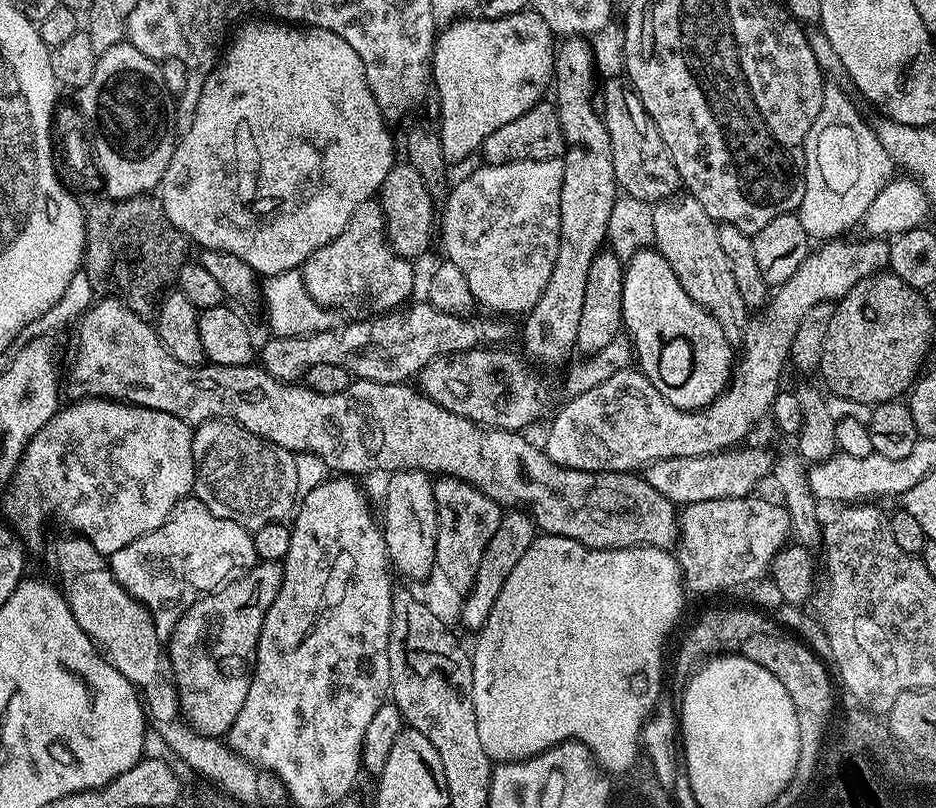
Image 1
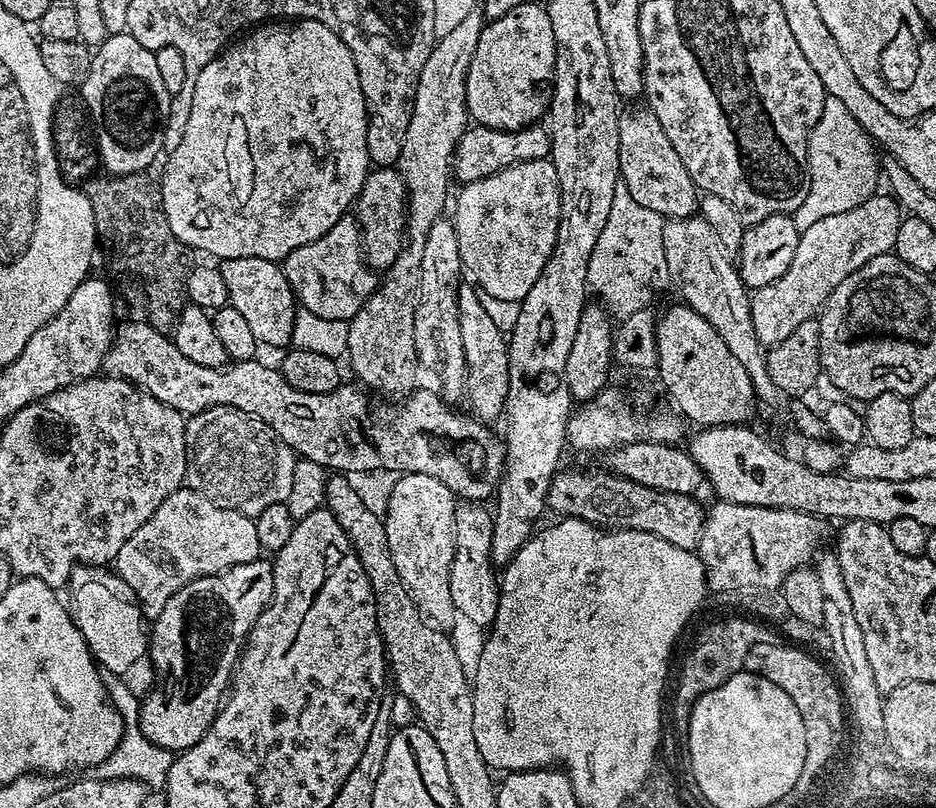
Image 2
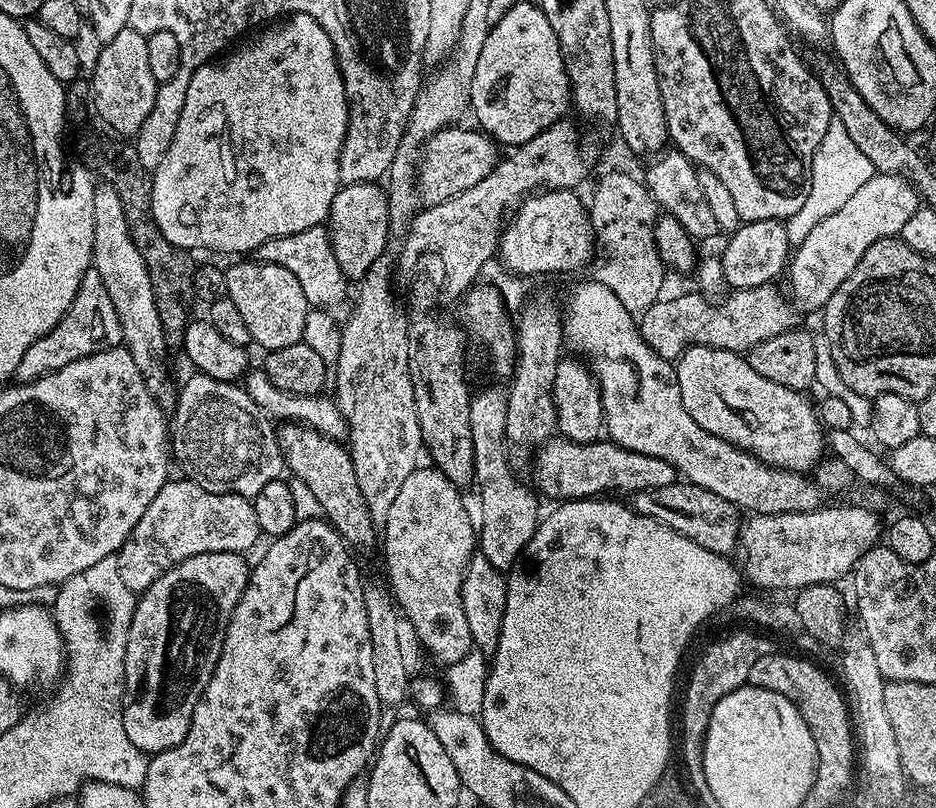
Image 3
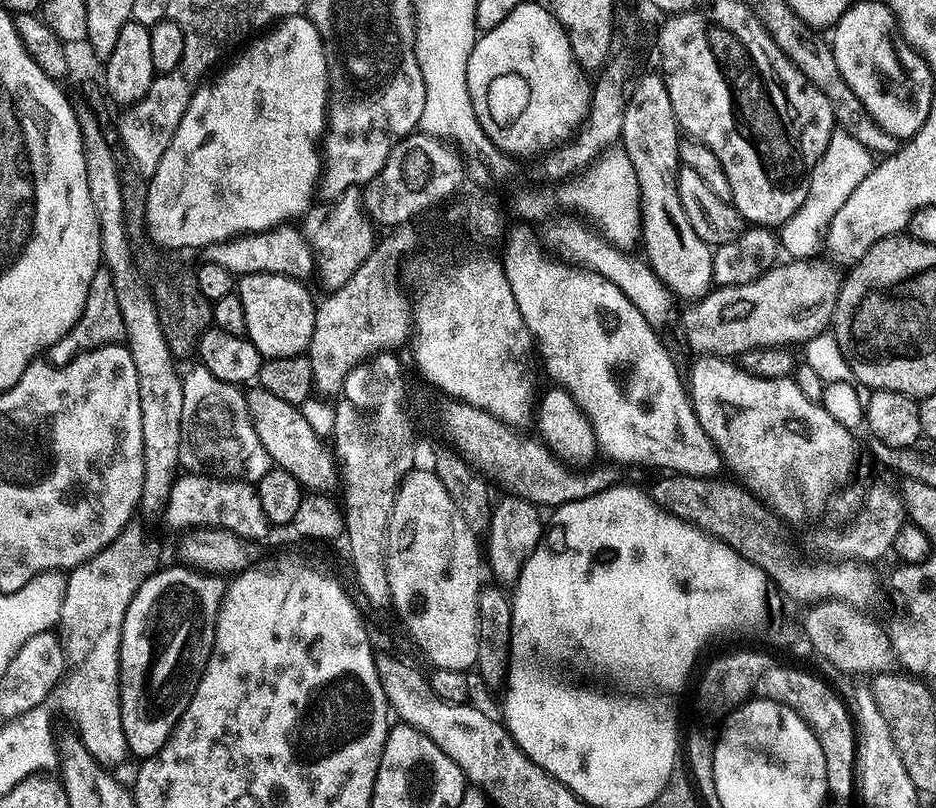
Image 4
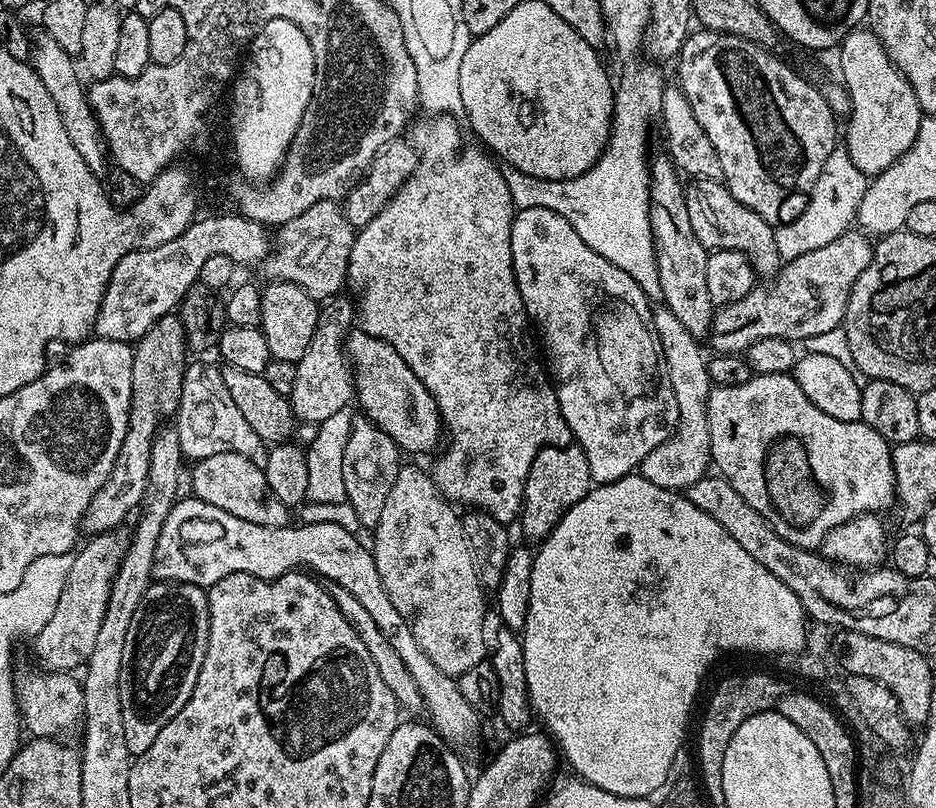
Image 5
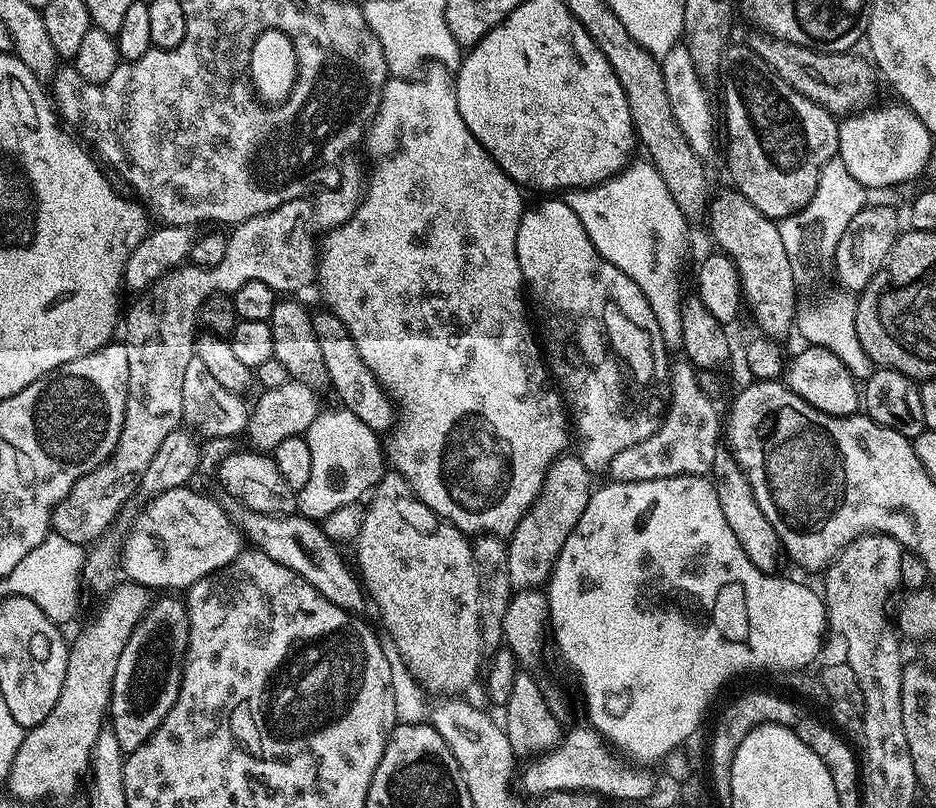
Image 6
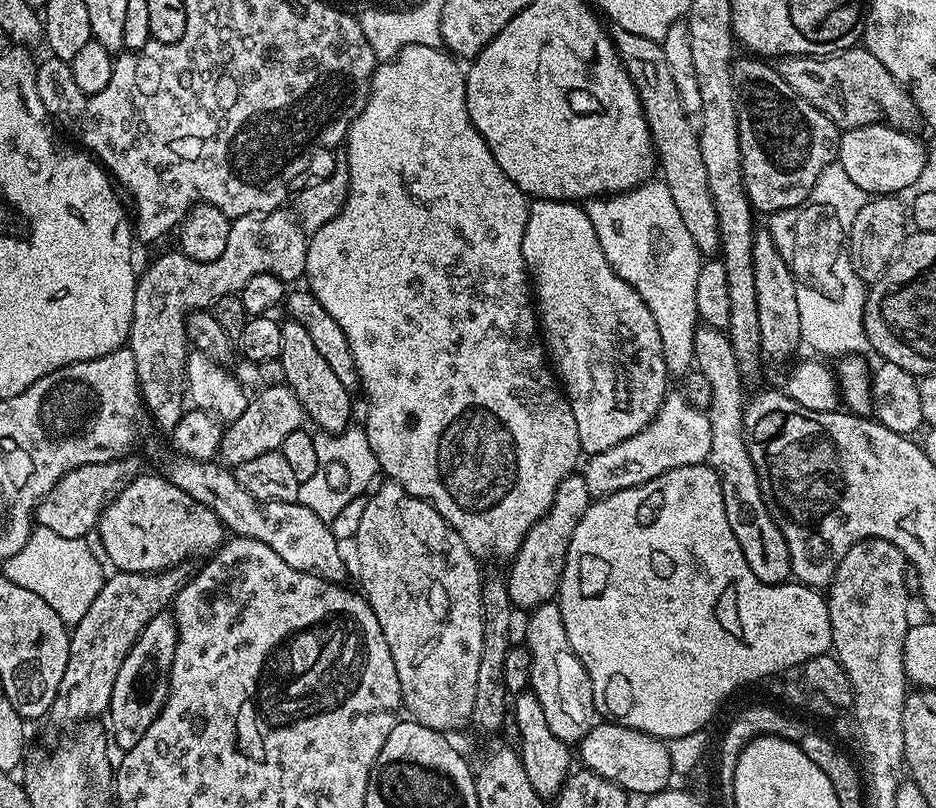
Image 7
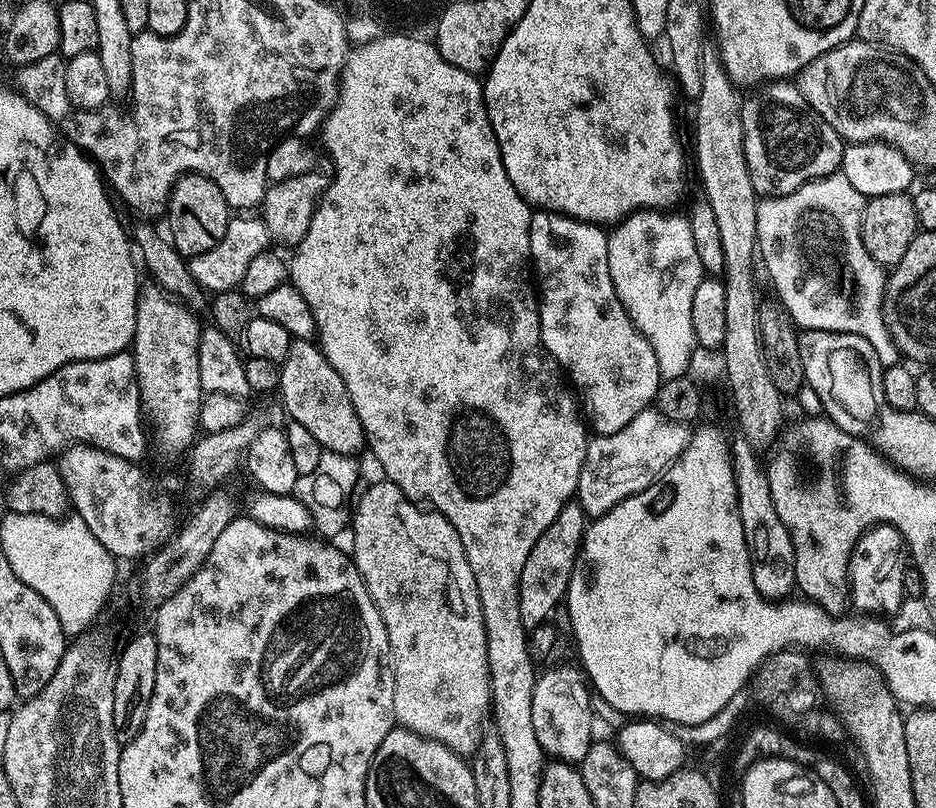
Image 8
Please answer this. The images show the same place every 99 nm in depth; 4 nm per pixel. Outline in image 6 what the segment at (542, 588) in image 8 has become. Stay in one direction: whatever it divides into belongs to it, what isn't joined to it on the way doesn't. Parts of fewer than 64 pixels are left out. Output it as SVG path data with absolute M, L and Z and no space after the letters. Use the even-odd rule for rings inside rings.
M568 455L557 456L549 465L538 498L526 510L522 522L518 522L512 535L507 537L513 589L540 588L549 579L562 546L566 546L566 538L570 538L570 530L578 526L582 510L586 510L586 502L590 502L594 491L593 473L580 461L579 455Z

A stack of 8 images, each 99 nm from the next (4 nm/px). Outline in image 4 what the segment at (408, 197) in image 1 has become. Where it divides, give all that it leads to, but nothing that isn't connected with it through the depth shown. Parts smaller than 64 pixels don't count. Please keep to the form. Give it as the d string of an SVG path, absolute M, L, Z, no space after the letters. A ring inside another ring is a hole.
M359 191L344 192L333 204L319 204L303 217L302 231L308 241L308 248L312 251L314 276L320 279L324 290L331 290L350 282L350 274L354 274L354 270L358 270L358 266L366 261L378 236L372 233L374 225L364 211Z

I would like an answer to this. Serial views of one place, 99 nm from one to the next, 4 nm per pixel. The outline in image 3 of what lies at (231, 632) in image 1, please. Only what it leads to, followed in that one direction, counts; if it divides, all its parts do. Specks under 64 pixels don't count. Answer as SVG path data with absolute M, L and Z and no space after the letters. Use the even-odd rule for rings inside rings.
M239 552L194 554L173 563L170 570L139 593L124 651L124 725L130 742L138 750L149 754L165 752L186 738L194 706L198 706L222 654L225 625L222 616L220 620L220 607L224 604L225 617L232 616L248 585L250 564L244 560L247 559Z

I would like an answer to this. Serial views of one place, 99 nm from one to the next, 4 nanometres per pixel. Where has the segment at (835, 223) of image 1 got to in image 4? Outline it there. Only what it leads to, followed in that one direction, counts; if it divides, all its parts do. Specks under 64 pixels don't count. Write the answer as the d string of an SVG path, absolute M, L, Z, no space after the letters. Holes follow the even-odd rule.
M839 130L833 131L830 142L818 158L818 162L812 171L812 177L808 183L808 193L802 202L802 206L792 217L778 228L778 244L781 249L784 248L792 258L812 258L817 255L816 252L825 243L828 235L828 227L838 210L846 203L846 198L854 194L858 182L870 174L874 166L873 153L869 152L858 138L850 138L850 134Z

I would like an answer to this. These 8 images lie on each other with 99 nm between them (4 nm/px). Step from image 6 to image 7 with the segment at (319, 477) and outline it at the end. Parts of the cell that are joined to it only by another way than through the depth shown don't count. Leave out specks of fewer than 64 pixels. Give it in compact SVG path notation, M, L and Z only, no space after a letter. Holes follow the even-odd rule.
M351 427L338 433L315 433L314 448L317 451L318 469L313 477L301 481L297 503L306 506L318 518L332 522L350 502L351 498L363 495L374 476L379 473L379 464L370 449L369 440L363 429Z

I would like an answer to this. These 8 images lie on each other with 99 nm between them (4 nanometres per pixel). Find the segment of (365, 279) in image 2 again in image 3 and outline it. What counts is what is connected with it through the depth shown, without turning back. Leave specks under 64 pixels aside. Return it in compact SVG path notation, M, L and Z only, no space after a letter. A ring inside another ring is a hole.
M327 227L302 230L298 234L286 234L282 238L270 238L261 248L256 249L255 259L264 260L274 266L286 266L294 278L302 285L302 294L306 294L309 305L320 310L328 310L344 296L350 287L349 281L340 273L338 260L334 258L332 243L328 240Z

